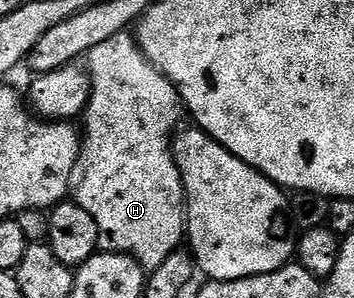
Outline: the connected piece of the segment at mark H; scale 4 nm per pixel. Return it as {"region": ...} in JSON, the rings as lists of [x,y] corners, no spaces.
{"region":[[[130,32],[96,44],[96,48],[85,55],[84,69],[90,76],[90,103],[84,111],[86,131],[83,129],[80,134],[82,152],[76,201],[96,220],[99,251],[126,254],[153,272],[183,245],[186,232],[186,193],[172,149],[172,139],[180,126],[178,121],[182,114],[184,118],[182,98],[178,88],[146,59]]]}

